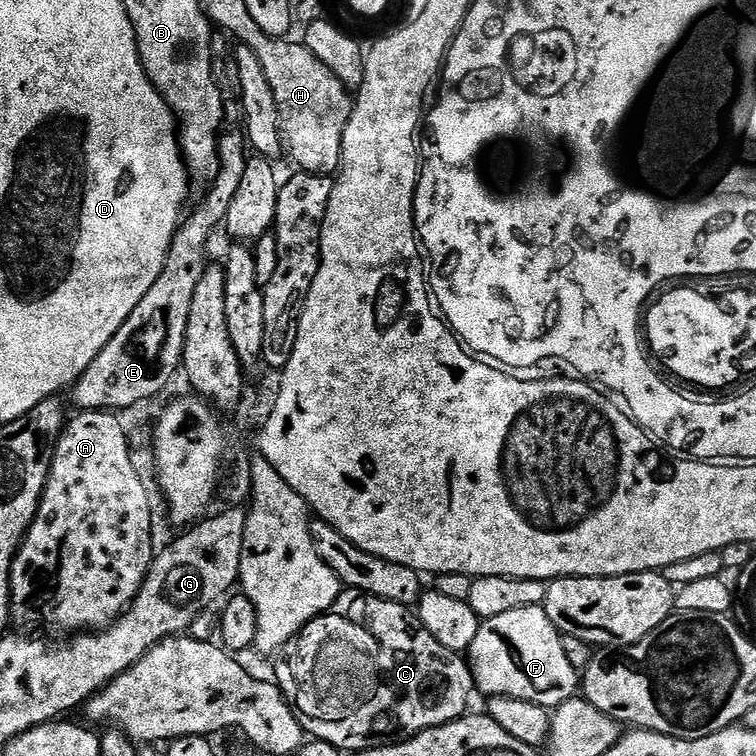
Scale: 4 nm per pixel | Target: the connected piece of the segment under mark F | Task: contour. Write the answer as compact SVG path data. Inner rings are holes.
M539 604L481 620L466 659L472 669L475 691L484 692L485 697L518 698L522 702L534 702L534 706L555 710L562 702L573 699L582 684L581 673L570 666L562 650L562 633Z

